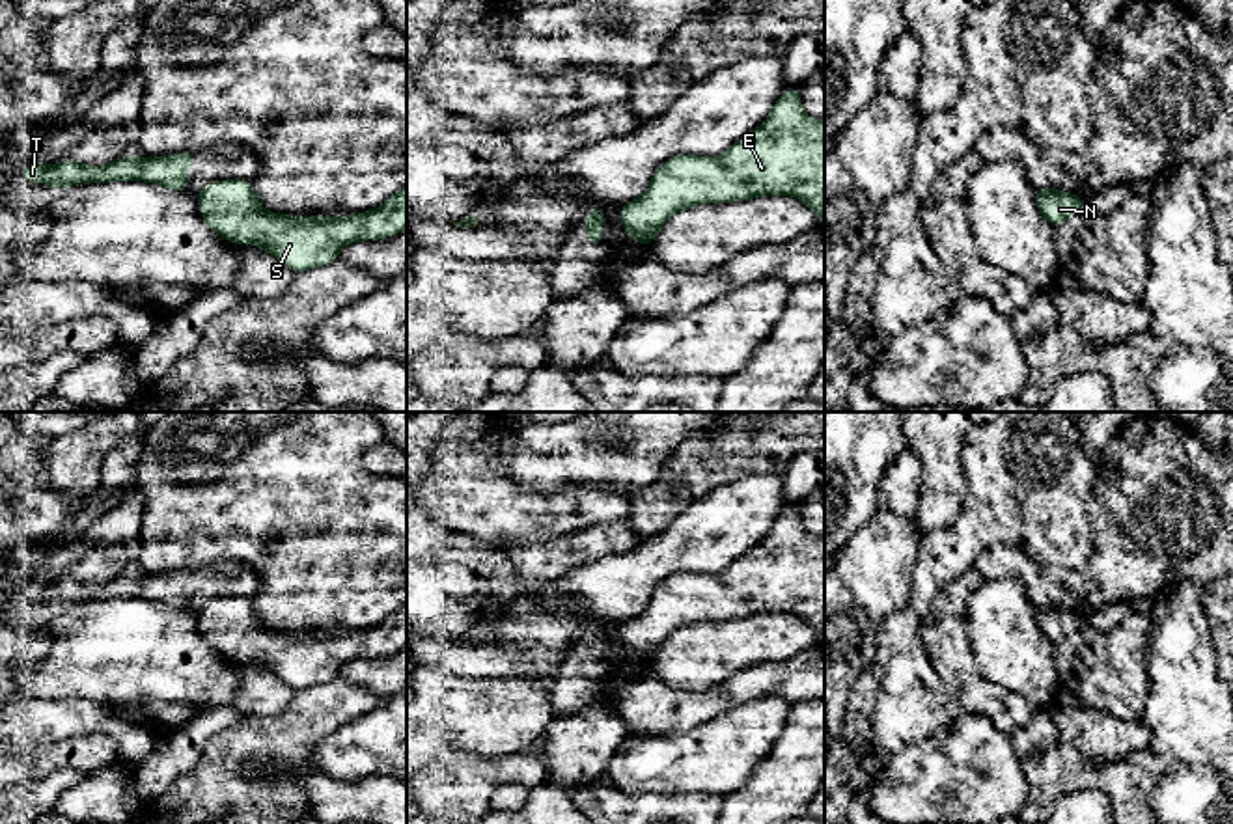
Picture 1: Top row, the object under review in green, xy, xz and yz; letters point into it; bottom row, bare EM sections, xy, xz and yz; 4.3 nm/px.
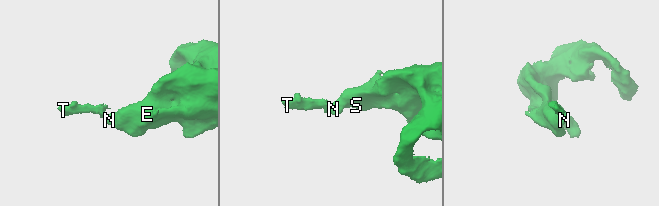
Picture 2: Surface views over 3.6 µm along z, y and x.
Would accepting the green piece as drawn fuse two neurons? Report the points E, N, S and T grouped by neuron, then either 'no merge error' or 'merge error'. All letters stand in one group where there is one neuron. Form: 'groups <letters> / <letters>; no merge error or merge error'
groups E N S / T; merge error

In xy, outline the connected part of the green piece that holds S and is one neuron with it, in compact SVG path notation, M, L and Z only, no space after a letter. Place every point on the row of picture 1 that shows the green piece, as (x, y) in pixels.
M224 179L205 185L198 194L198 209L205 224L233 244L254 244L270 252L295 274L330 265L339 250L356 240L379 240L407 229L407 186L392 194L381 207L347 216L289 216L261 207L252 181Z

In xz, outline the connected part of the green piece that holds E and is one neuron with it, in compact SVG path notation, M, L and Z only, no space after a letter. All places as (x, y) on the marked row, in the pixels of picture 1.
M787 88L763 125L718 157L677 155L664 160L645 192L623 205L619 224L647 248L672 214L707 203L744 201L761 196L791 196L815 211L824 227L824 121L802 110L800 88Z

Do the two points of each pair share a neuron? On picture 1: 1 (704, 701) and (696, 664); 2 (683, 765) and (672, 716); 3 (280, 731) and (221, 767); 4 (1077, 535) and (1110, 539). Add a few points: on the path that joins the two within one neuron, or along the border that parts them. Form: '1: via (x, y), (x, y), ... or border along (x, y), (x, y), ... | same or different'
1: border along (739, 670), (704, 690), (670, 690), (661, 681) | different
2: border along (717, 714), (687, 729), (633, 733) | different
3: via (265, 733), (254, 733), (235, 752) | same
4: border along (1094, 494), (1090, 504), (1092, 556), (1082, 567) | different

